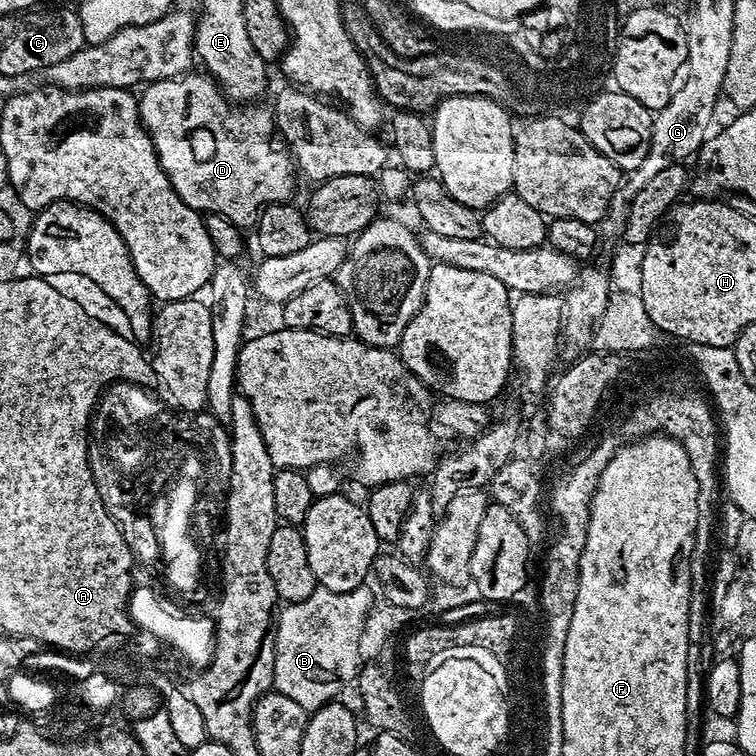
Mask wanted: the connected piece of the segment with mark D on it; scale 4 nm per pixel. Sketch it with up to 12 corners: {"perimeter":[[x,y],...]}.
{"perimeter":[[211,76],[145,83],[140,121],[184,202],[251,229],[293,199],[271,107]]}

